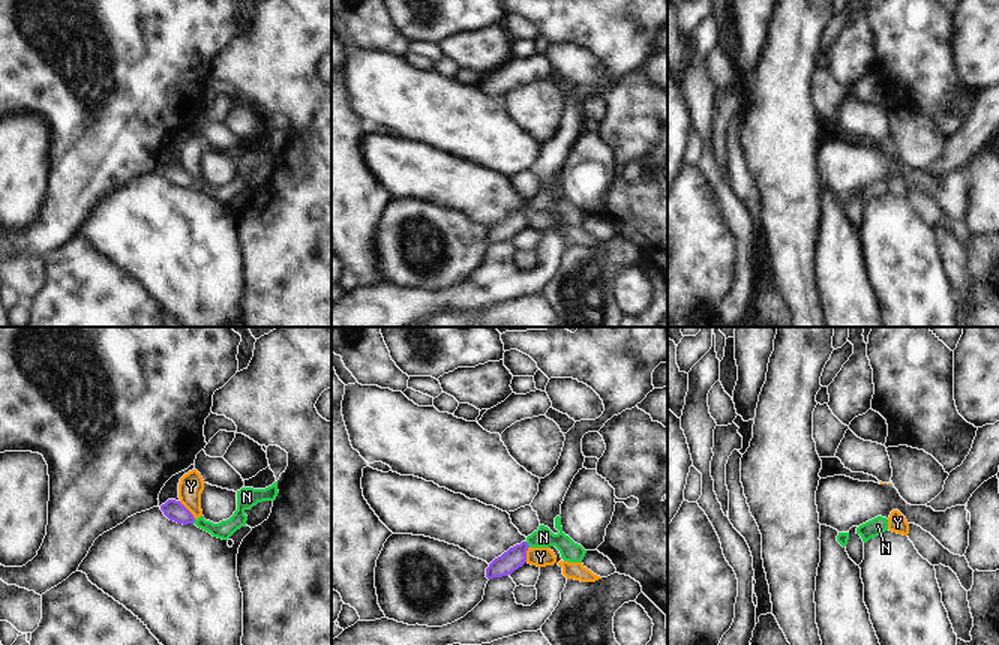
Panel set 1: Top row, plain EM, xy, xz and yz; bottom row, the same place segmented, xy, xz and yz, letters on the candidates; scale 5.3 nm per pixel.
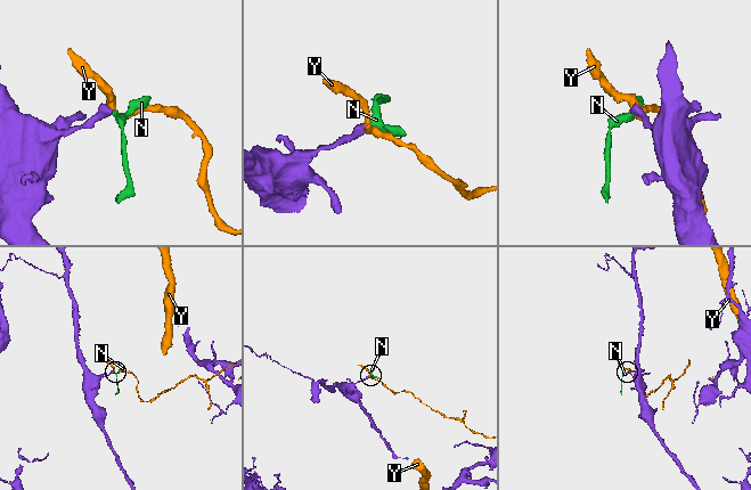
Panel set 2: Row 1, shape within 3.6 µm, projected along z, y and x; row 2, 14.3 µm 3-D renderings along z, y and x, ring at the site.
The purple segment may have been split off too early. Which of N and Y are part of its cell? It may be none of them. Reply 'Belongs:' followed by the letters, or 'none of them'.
Belongs: N

